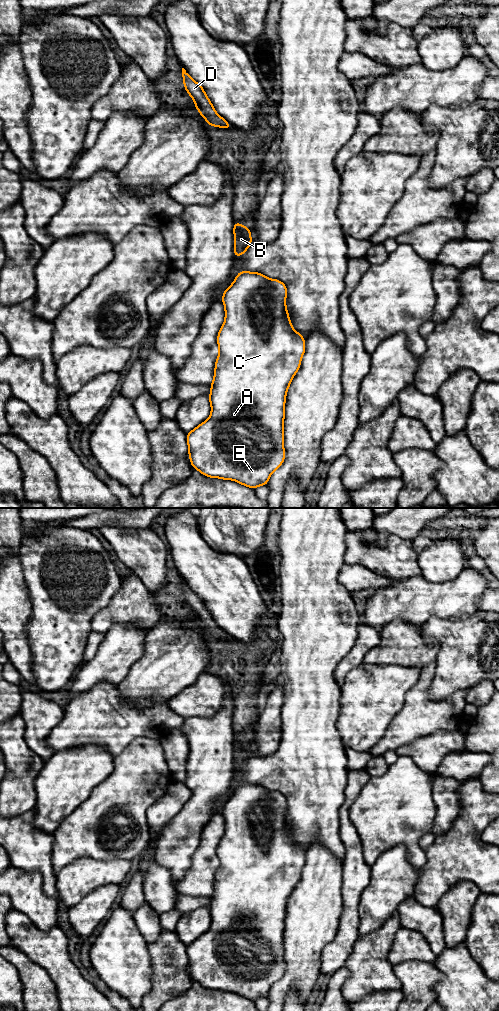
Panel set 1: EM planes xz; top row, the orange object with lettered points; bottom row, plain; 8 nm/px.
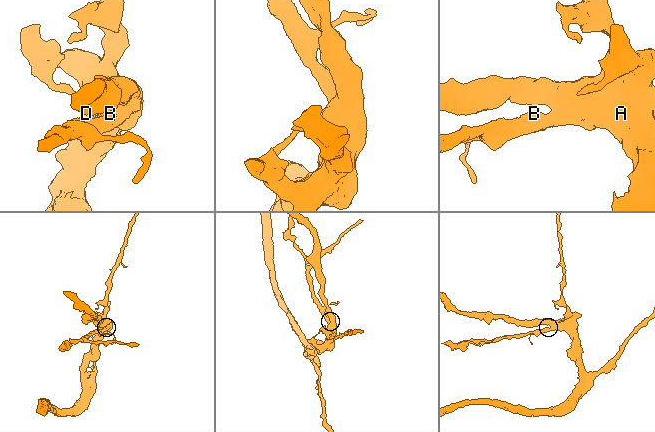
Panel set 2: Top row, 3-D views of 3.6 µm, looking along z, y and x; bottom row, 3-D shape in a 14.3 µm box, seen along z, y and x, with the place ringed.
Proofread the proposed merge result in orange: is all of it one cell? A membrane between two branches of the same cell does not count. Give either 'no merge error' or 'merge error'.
no merge error

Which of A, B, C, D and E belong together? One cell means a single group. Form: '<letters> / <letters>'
A B C D E

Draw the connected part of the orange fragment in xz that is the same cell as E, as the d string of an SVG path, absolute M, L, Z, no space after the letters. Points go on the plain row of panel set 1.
M241 783L237 786L233 795L223 804L222 814L225 820L224 836L220 840L217 848L219 866L215 874L214 891L211 895L209 914L211 916L211 926L209 930L187 945L188 967L190 975L194 981L204 988L210 990L220 990L224 992L234 992L246 999L255 1001L258 998L267 998L271 986L276 983L284 974L284 929L285 913L287 902L301 877L301 871L305 865L305 851L295 843L289 830L286 820L286 797L277 791L269 791L265 787L257 784Z

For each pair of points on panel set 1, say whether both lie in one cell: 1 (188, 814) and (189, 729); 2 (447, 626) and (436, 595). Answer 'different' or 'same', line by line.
1: same
2: different

